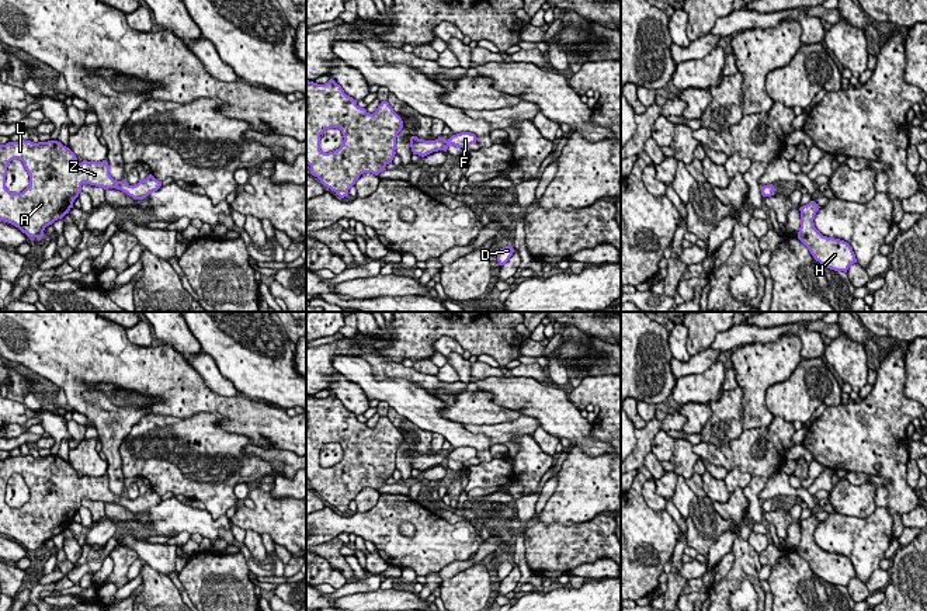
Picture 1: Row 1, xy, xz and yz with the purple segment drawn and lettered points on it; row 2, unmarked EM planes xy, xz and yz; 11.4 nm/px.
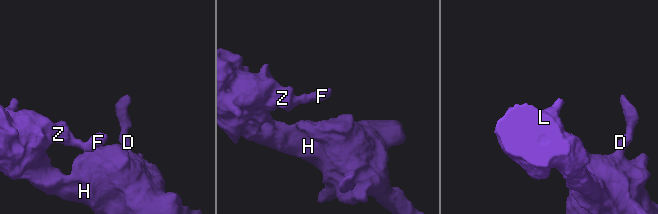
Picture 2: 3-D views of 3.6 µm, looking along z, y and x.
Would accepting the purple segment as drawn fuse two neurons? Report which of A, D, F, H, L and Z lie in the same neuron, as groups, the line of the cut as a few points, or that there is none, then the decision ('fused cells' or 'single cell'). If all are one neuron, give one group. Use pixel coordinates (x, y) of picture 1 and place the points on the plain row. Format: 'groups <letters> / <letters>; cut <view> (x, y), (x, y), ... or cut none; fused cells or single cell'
groups A D F H L Z; cut none; single cell

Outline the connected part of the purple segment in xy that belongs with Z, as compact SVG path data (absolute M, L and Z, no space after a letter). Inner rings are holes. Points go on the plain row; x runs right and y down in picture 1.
M20 455L0 459L0 535L14 539L28 552L42 552L46 541L69 528L73 523L74 514L81 507L81 500L84 497L103 501L104 504L121 504L133 514L143 514L150 507L157 506L162 501L162 496L156 494L152 489L139 494L135 500L129 500L126 496L117 496L110 489L107 475L83 475L79 478L76 469L58 455L38 458ZM14 473L22 476L29 490L29 500L22 507L10 507L6 503L7 482Z

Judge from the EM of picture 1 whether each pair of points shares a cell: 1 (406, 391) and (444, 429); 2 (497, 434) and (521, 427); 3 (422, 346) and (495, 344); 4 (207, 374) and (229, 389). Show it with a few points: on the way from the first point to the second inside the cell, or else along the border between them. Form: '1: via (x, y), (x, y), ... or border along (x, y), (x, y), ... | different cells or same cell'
1: via (416, 401), (434, 419) | same cell
2: via (503, 433), (516, 427) | same cell
3: via (440, 330), (458, 330), (468, 336), (476, 336) | same cell
4: via (212, 378), (224, 386) | same cell

